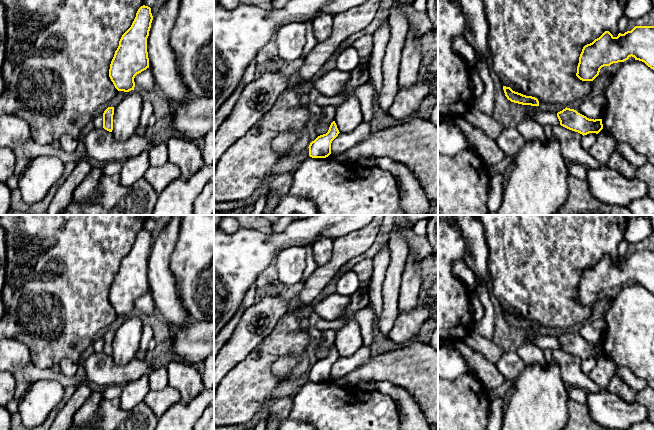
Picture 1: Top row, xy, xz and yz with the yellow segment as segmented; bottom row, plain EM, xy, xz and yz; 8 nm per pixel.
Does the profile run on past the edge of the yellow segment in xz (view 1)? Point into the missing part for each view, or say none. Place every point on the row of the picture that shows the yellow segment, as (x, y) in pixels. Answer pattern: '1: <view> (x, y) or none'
1: none

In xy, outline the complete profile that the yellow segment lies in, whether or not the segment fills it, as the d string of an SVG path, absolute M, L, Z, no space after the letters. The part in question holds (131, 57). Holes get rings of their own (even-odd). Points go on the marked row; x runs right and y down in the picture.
M145 5L141 6L136 13L131 27L122 35L119 41L119 46L115 51L109 69L109 77L118 91L129 92L134 90L135 76L149 68L147 38L152 20L151 8Z

